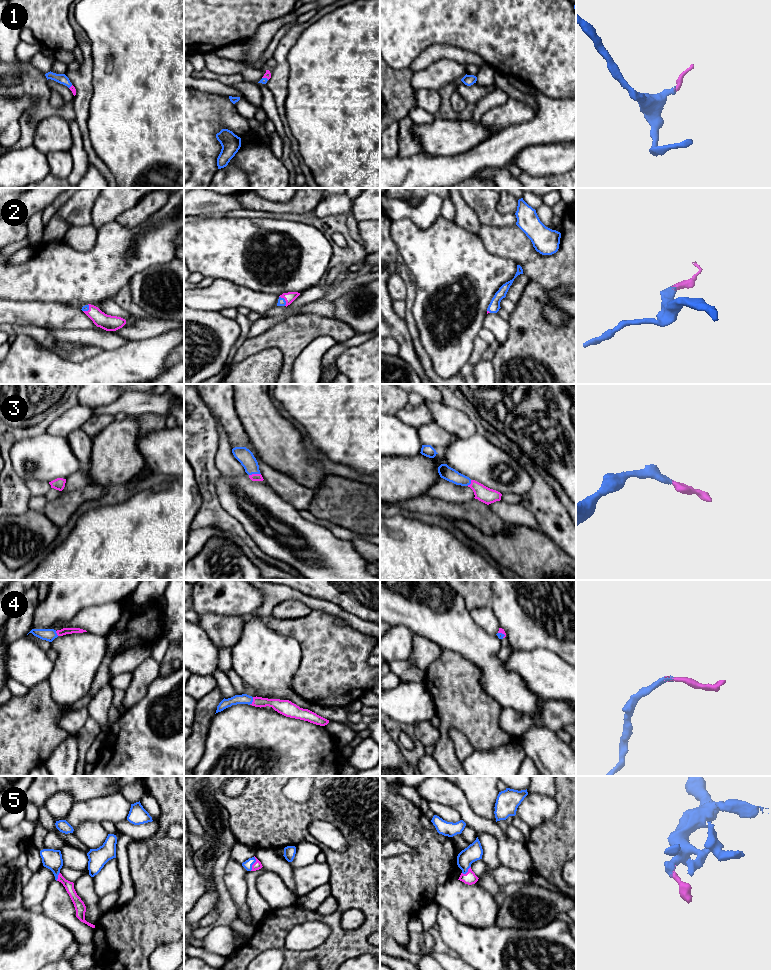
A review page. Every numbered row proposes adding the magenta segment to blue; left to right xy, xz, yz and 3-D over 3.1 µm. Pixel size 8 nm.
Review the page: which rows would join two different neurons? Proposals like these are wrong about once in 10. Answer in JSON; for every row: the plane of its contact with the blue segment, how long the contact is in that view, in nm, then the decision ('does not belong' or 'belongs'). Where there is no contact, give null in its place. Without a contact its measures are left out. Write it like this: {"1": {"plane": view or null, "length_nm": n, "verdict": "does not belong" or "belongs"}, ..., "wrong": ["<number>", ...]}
{"1": {"plane": "xz", "length_nm": 60, "verdict": "belongs"}, "2": {"plane": "xz", "length_nm": 90, "verdict": "belongs"}, "3": {"plane": "xz", "length_nm": 100, "verdict": "belongs"}, "4": {"plane": "xz", "length_nm": 70, "verdict": "belongs"}, "5": {"plane": "xz", "length_nm": 120, "verdict": "belongs"}, "wrong": []}

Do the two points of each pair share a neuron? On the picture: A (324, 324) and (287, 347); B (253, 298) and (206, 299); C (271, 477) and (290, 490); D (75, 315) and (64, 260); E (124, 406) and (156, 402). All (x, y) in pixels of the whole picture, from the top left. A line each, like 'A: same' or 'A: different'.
A: same
B: same
C: same
D: different
E: same

